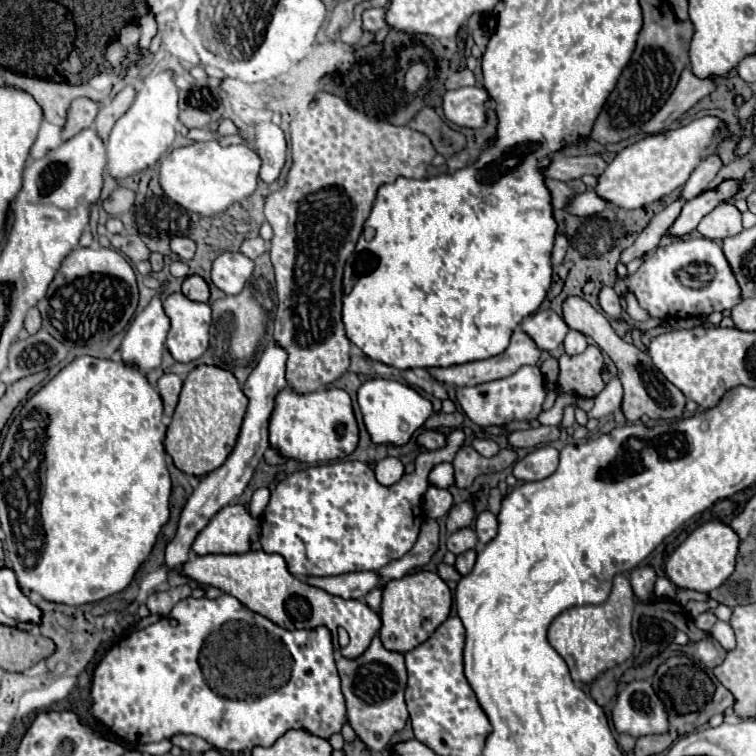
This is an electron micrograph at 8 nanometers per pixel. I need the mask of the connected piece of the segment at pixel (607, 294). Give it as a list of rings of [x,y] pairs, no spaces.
[[[611,287],[601,289],[601,293],[599,293],[599,305],[603,307],[603,311],[605,311],[607,317],[621,319],[621,311],[623,311],[623,307],[621,307],[621,297],[619,297]]]

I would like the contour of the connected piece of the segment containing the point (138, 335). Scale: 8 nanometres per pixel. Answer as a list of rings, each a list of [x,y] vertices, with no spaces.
[[[159,297],[133,319],[121,343],[121,357],[129,365],[137,365],[141,371],[151,371],[161,365],[161,355],[165,347],[171,321],[163,311]]]

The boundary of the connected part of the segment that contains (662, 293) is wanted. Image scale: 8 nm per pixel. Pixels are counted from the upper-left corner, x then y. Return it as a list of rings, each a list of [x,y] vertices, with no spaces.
[[[705,237],[681,239],[667,247],[657,247],[655,253],[641,263],[633,277],[617,281],[615,291],[625,295],[627,287],[633,289],[639,305],[659,319],[699,317],[731,309],[739,303],[739,285],[735,285],[735,277],[721,247]]]

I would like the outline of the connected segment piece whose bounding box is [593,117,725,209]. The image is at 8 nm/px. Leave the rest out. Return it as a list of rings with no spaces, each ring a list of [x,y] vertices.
[[[701,117],[679,129],[647,135],[645,139],[627,145],[621,153],[615,155],[611,163],[607,163],[607,169],[597,177],[597,185],[593,187],[593,191],[613,207],[645,207],[669,195],[677,187],[683,187],[693,169],[701,163],[701,159],[717,151],[717,145],[723,135],[723,123],[715,117]]]

